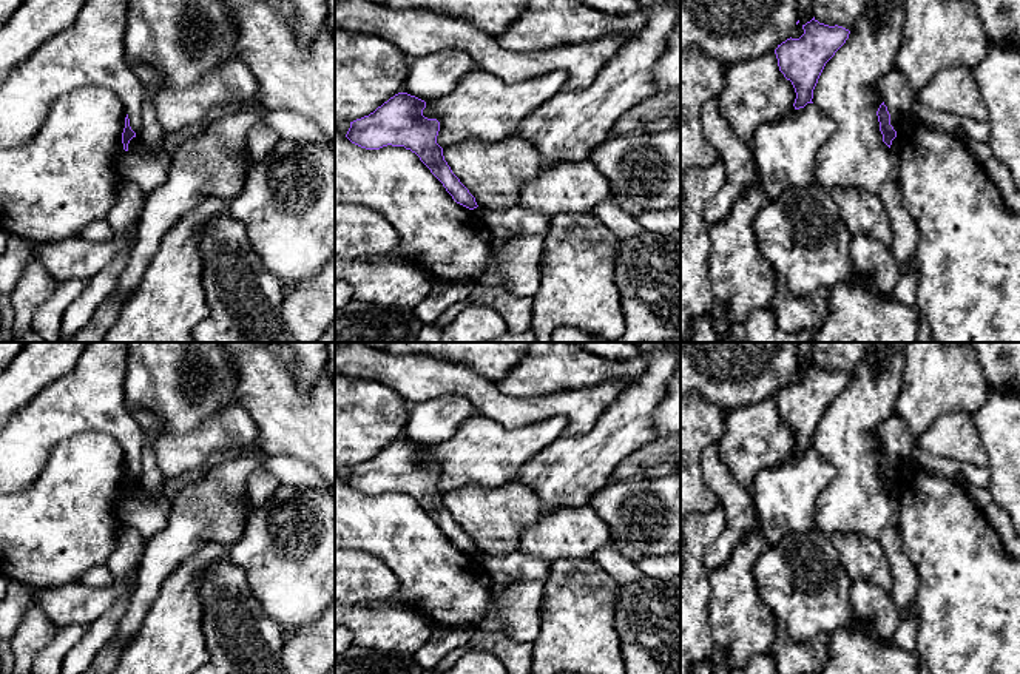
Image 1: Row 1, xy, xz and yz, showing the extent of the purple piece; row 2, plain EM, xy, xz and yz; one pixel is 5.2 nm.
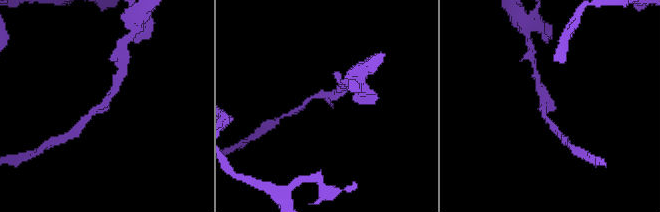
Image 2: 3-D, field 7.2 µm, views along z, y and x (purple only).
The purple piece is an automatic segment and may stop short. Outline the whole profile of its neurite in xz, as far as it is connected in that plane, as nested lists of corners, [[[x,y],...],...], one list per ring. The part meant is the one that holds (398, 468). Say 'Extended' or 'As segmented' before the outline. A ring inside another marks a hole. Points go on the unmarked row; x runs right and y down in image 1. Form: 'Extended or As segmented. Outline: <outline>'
As segmented. Outline: [[[398,438],[369,461],[350,467],[346,483],[366,495],[404,492],[415,498],[431,518],[443,529],[452,544],[477,554],[475,543],[452,518],[437,489],[440,467],[423,461],[426,447],[407,438]]]

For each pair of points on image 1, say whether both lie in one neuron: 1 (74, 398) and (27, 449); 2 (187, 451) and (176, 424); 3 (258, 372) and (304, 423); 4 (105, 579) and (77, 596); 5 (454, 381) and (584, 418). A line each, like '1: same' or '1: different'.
1: same
2: different
3: same
4: different
5: same

